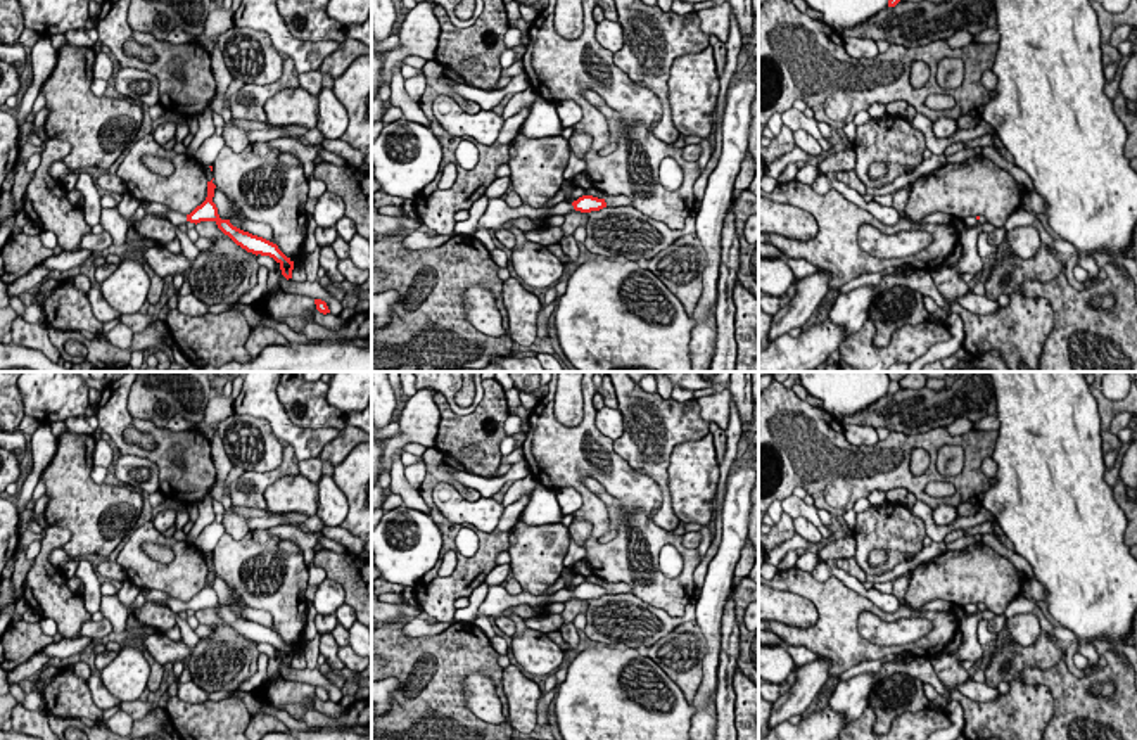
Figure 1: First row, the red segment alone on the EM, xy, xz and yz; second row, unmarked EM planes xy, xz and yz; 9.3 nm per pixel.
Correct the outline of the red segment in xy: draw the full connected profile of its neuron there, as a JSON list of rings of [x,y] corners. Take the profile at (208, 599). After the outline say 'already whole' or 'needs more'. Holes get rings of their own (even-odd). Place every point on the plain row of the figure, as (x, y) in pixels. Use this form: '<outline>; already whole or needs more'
[[[213,567],[207,569],[207,584],[206,584],[206,588],[200,593],[197,593],[190,602],[183,603],[176,598],[169,598],[166,602],[166,605],[173,612],[181,612],[181,610],[187,610],[187,609],[195,610],[195,612],[200,610],[200,609],[214,609],[218,612],[218,616],[225,622],[228,622],[237,633],[240,633],[242,636],[245,636],[247,640],[252,640],[256,643],[261,641],[261,643],[273,645],[280,652],[282,662],[287,667],[292,666],[294,648],[290,645],[287,645],[278,636],[276,631],[233,614],[230,610],[230,607],[221,607],[219,605],[218,595],[213,590],[214,576],[216,576],[216,572],[213,571]]]; needs more

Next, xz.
[[[582,583],[572,591],[567,588],[562,588],[560,591],[553,595],[546,595],[546,596],[534,596],[529,591],[522,591],[520,595],[510,595],[505,590],[505,586],[498,584],[498,586],[489,586],[487,596],[477,610],[477,617],[489,616],[496,619],[496,617],[503,617],[503,612],[506,609],[517,607],[517,605],[536,607],[544,602],[548,603],[567,602],[572,596],[581,598],[581,600],[591,600],[591,598],[600,598],[603,595],[607,595],[605,586],[598,586],[593,583]]]; needs more

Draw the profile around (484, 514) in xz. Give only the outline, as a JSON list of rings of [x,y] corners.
[[[437,482],[432,498],[441,514],[453,524],[472,524],[482,533],[494,533],[503,515],[503,503],[494,498],[480,498],[467,501],[454,486]]]

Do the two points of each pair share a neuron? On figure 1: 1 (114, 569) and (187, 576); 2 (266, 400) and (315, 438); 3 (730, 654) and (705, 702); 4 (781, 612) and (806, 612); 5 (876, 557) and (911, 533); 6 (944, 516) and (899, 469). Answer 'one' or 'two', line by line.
1: two
2: one
3: two
4: one
5: two
6: two

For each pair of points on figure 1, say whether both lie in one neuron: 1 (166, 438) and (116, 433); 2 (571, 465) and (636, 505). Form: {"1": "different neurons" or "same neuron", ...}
{"1": "same neuron", "2": "same neuron"}

